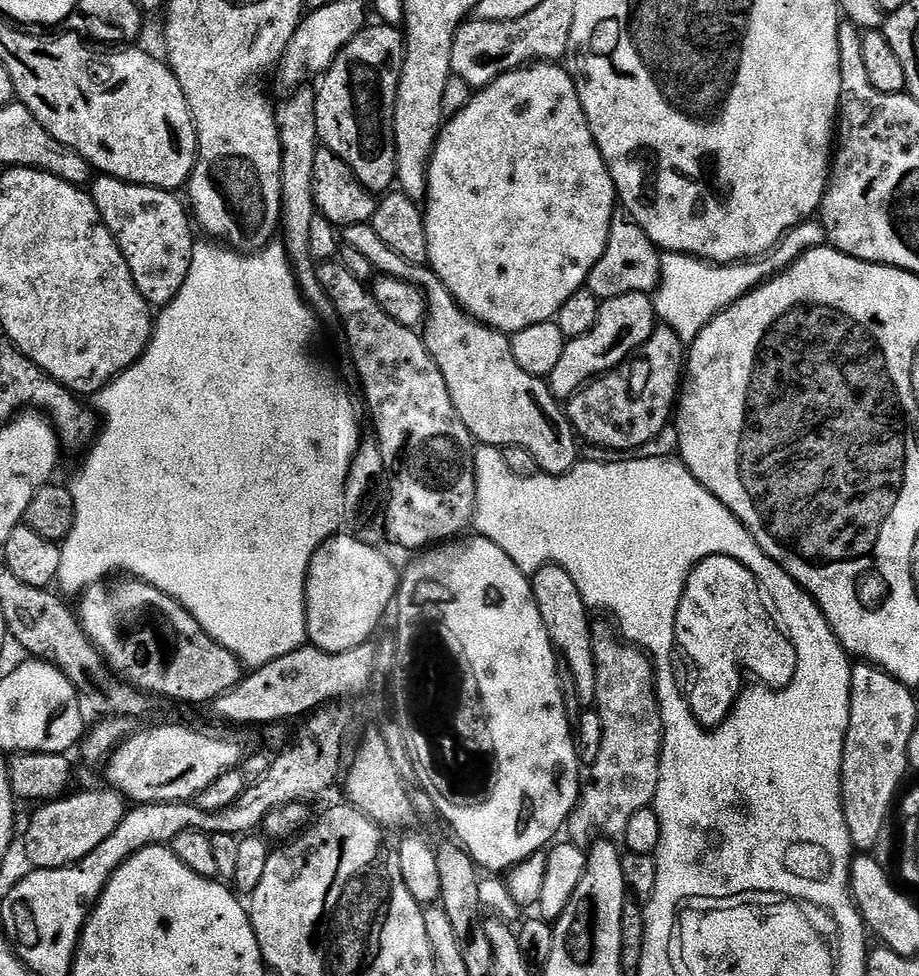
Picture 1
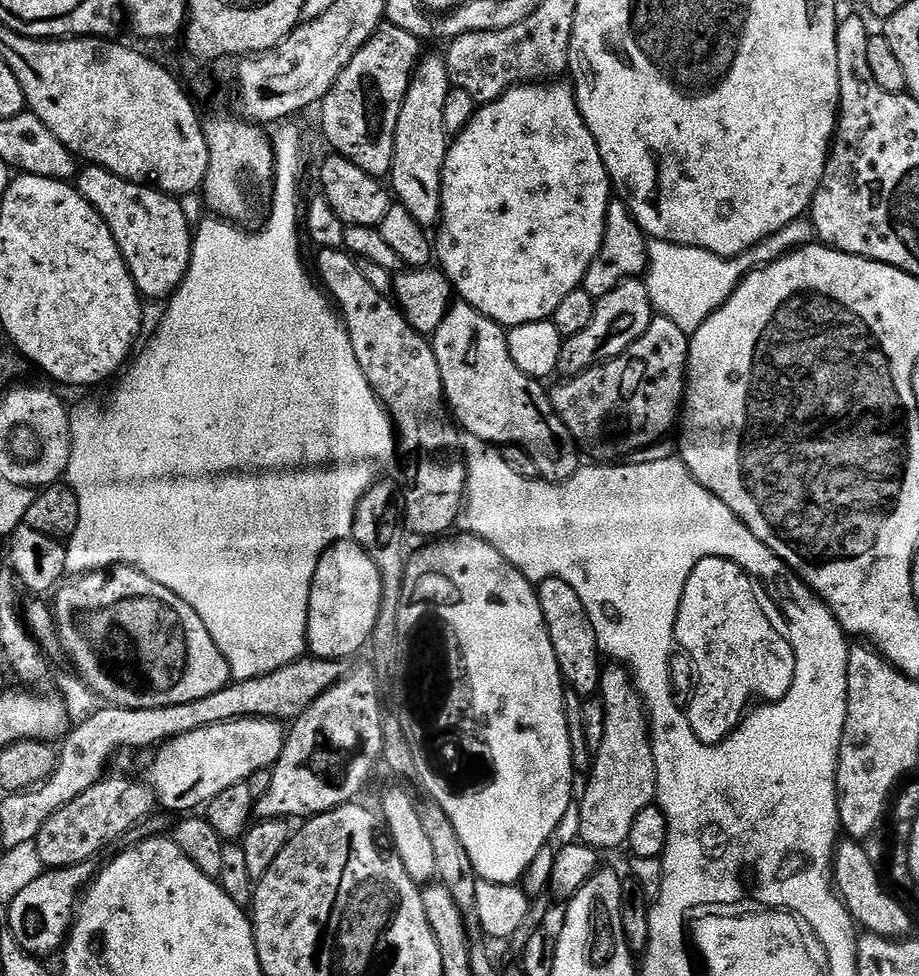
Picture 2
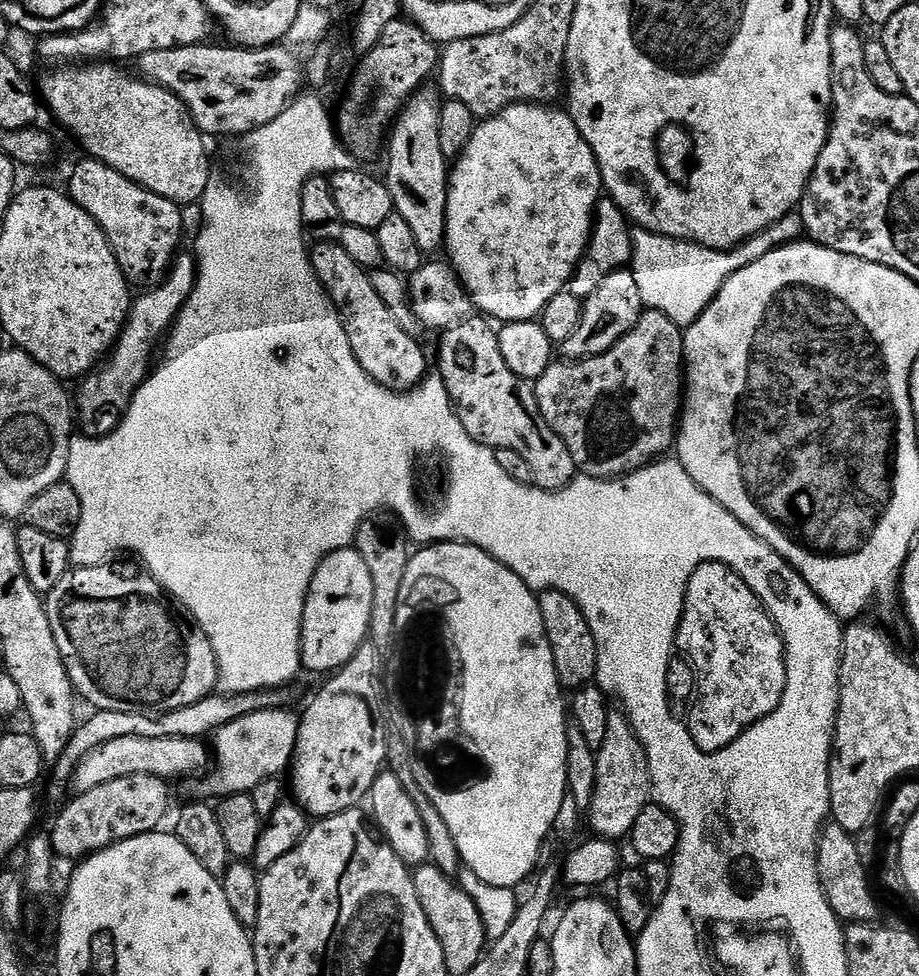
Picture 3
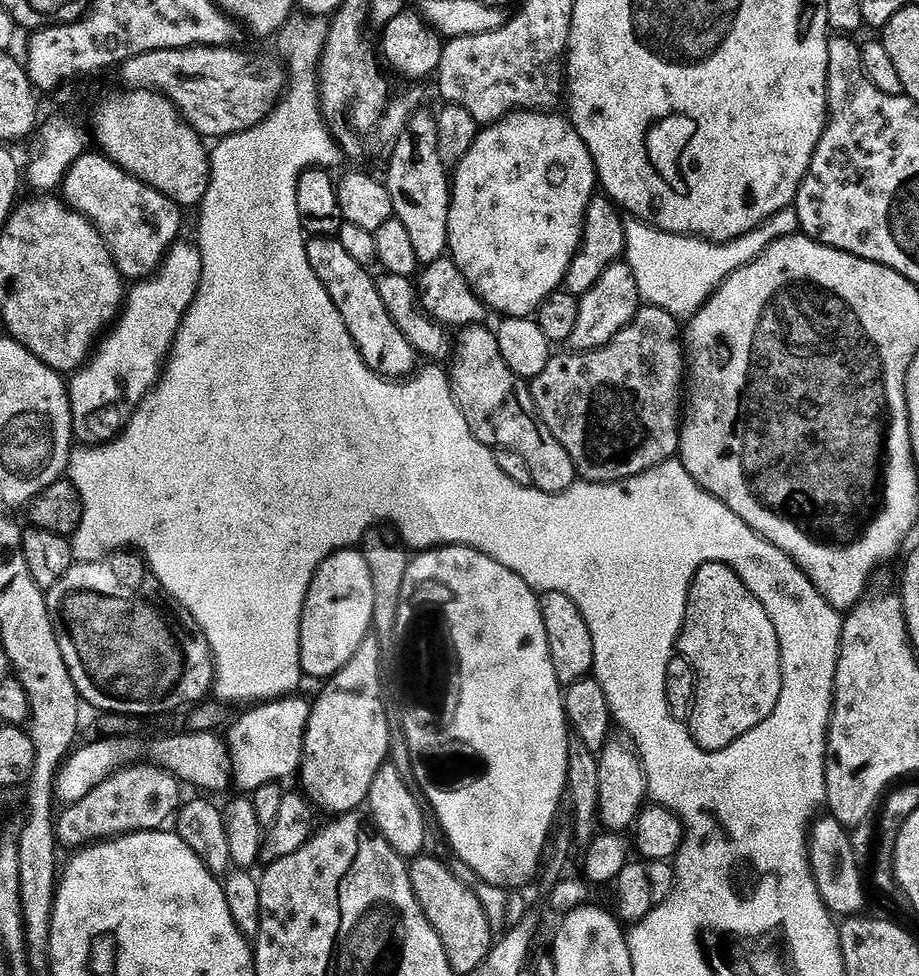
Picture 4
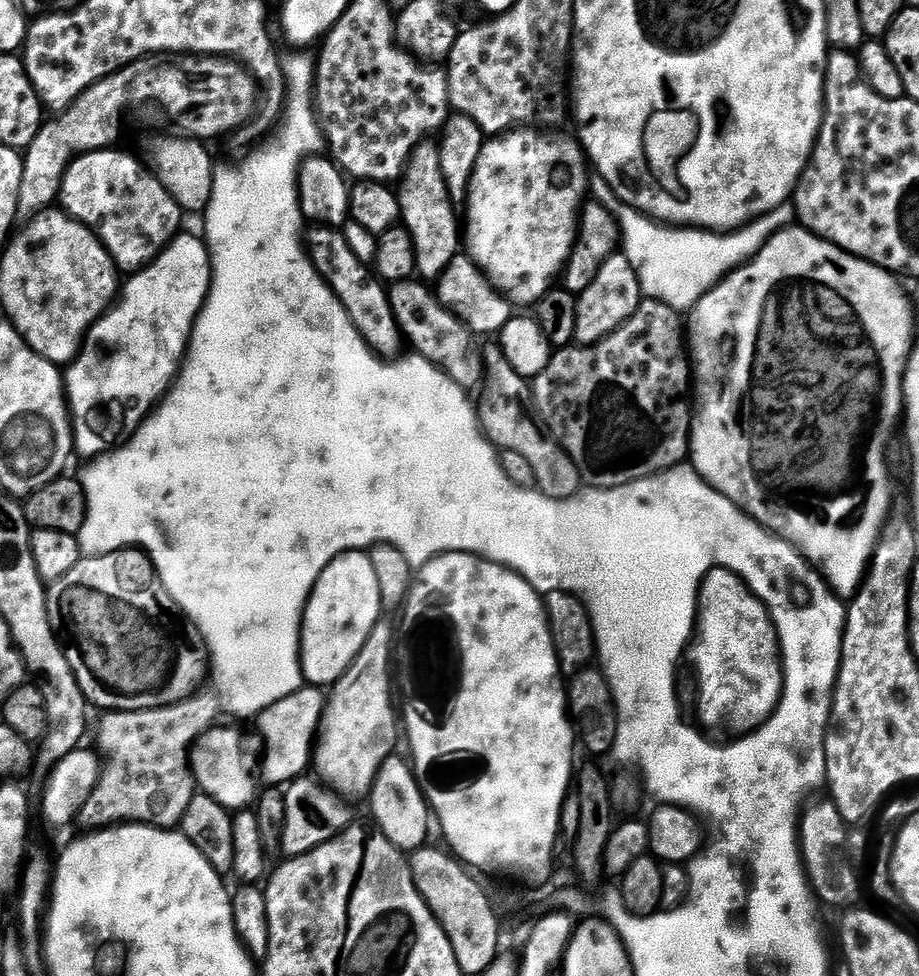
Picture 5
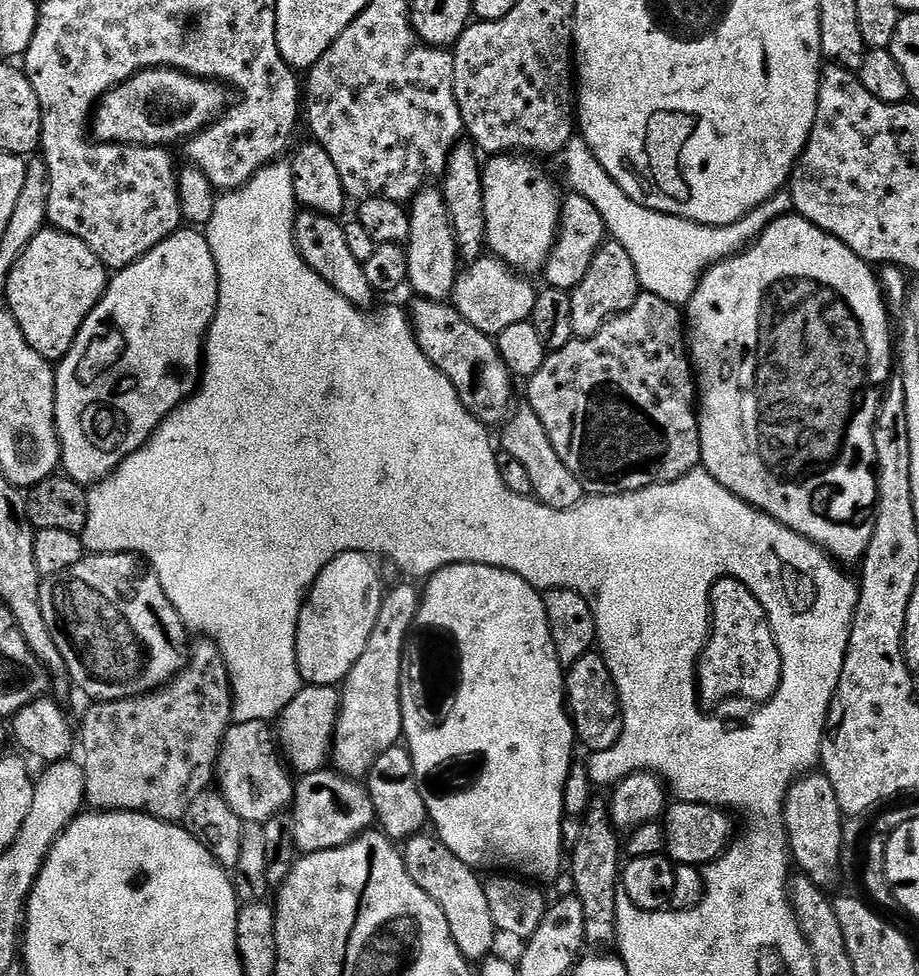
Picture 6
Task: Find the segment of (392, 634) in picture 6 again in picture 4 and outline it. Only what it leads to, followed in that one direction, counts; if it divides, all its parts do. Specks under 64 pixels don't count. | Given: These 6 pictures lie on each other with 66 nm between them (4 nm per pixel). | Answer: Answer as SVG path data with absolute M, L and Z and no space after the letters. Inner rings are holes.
M375 639L365 640L342 671L323 685L324 693L314 700L304 739L303 787L317 803L326 804L335 814L355 813L359 809L356 807L367 801L378 770L390 760L389 705L385 685L380 685L380 644Z

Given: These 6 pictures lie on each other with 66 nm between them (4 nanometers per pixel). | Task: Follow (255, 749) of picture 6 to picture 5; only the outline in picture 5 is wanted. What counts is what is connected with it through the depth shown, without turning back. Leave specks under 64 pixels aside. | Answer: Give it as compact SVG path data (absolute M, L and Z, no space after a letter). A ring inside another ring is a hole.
M214 726L196 742L192 755L192 772L196 775L199 791L214 798L223 808L248 810L257 803L256 776L258 780L258 756L236 728Z

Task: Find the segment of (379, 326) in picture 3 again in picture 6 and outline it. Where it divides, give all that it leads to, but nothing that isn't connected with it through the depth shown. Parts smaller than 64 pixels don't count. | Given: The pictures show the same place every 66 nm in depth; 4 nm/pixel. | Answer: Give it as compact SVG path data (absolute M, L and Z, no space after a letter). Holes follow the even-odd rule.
M311 210L297 211L292 238L306 266L310 266L310 270L314 270L314 274L318 274L318 278L325 280L331 288L338 290L338 294L342 294L346 302L365 310L373 307L374 293L370 282L366 282L364 265L361 260L354 258L354 253L350 251L350 246L346 243L344 224L337 217L325 216Z

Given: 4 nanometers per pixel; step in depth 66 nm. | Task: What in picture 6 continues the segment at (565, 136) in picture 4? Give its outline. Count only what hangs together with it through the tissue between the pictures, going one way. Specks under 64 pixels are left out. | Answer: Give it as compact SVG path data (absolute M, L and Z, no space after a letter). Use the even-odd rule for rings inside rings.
M496 154L491 157L492 160L483 165L482 171L484 174L484 209L486 210L486 248L495 259L501 260L507 264L509 268L520 274L539 273L543 269L544 264L548 261L550 250L556 241L556 235L560 233L560 205L562 203L562 192L556 189L556 184L535 164L535 159L529 158L524 154Z

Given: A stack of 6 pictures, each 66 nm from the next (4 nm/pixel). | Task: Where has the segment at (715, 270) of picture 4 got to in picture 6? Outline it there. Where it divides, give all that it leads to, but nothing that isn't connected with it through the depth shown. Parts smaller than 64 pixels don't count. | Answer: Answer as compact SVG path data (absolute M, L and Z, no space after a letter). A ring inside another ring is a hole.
M573 138L568 143L563 150L562 159L564 176L572 187L569 189L575 195L594 202L594 210L602 214L611 239L621 244L626 254L630 254L630 262L634 262L641 289L650 294L658 294L658 298L666 298L666 302L677 306L687 305L698 282L713 264L718 264L721 260L731 260L749 244L756 243L756 239L775 220L793 211L791 191L781 190L762 202L762 206L750 210L750 214L746 214L738 222L717 228L709 224L696 224L692 220L643 208L638 202L631 200L620 189L618 182L614 182L614 178L606 174L602 162L598 162L598 158L588 149L588 144L582 138Z

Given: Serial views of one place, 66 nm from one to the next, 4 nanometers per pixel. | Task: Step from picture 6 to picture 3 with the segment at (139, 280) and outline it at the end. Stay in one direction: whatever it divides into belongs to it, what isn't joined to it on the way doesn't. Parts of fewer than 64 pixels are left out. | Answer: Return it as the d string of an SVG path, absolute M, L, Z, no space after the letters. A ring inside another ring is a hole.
M177 255L172 261L172 271L165 276L162 283L149 287L145 296L137 295L132 305L132 311L128 313L128 323L124 325L124 330L116 341L116 347L112 349L110 355L79 385L80 404L78 400L78 424L85 433L93 438L108 436L120 425L120 419L128 411L132 399L137 390L144 385L145 380L150 375L154 359L152 355L156 352L156 343L163 341L167 337L175 319L180 311L184 309L184 303L190 298L190 294L196 285L198 275L198 265L191 255Z

